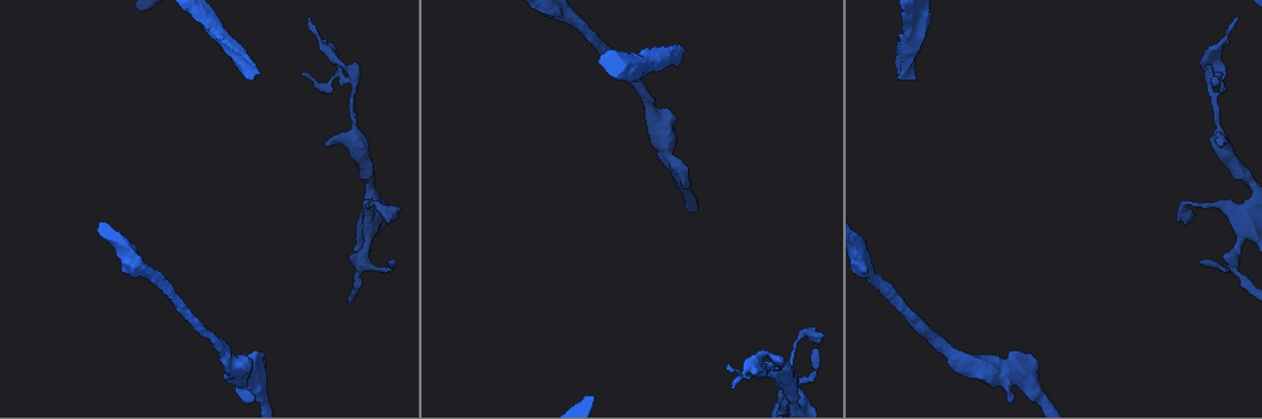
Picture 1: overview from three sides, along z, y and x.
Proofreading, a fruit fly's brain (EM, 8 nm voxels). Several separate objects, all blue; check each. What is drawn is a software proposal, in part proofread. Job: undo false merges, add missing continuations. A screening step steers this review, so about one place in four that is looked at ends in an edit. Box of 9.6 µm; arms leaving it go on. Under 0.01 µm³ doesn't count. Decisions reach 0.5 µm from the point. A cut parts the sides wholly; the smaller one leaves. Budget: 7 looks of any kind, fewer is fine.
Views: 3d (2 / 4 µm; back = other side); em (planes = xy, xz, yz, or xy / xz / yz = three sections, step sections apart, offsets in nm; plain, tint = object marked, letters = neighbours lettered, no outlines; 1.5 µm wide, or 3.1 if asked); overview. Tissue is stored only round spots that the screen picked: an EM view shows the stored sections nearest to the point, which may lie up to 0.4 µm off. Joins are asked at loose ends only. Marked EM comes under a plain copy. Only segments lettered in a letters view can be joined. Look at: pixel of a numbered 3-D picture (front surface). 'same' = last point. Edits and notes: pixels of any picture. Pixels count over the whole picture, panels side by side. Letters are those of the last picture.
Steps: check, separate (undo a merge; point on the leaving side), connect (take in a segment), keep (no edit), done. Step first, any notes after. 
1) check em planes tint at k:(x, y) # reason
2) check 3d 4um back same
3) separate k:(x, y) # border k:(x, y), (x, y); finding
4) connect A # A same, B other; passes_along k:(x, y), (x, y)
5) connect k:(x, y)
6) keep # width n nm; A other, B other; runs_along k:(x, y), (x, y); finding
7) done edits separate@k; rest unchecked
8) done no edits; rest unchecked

check em planes letters at 1:(396, 216) # branch stops here

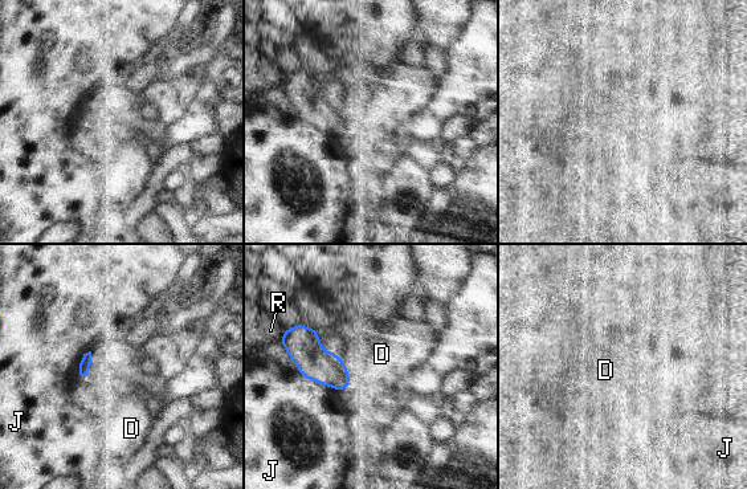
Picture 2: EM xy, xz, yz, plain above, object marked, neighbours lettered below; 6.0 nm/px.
keep # D other, J other, R other; border 2:(301, 375), (343, 391); no lettered segment goes on from it

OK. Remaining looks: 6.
check em planes letters at 1:(1199, 63) # tapers out

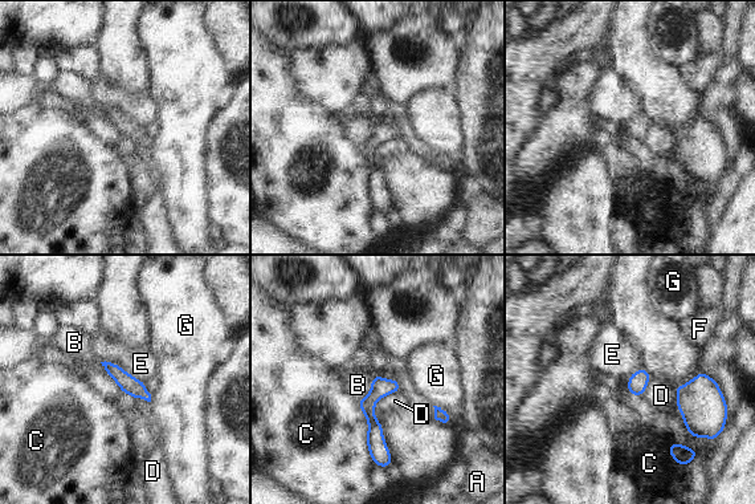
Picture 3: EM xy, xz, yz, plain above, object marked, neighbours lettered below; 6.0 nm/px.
keep # A other, B other, C other, D other, E other, F other, G other; border 3:(101, 361), (118, 364), (143, 382); no lettered segment goes on from it

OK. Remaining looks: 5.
check 3d 4um at 1:(678, 67)

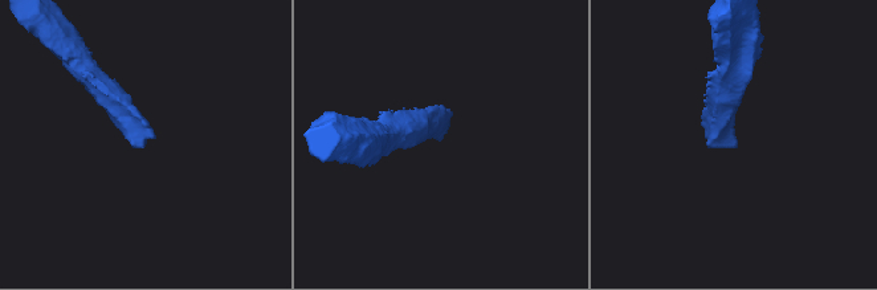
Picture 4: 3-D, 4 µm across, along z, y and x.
check em planes letters at 4:(441, 138) # shape alone is not enough

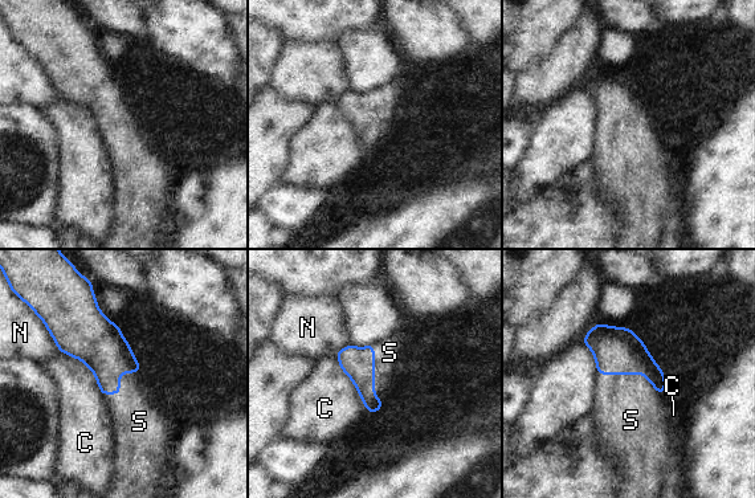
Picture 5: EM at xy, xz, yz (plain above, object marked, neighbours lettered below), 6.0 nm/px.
connect S # C other, N other, S same; passes_along 5:(616, 350), (632, 374), (628, 415); the neuron continues

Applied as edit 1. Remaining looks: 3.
done edits connect@5; rest unchecked

